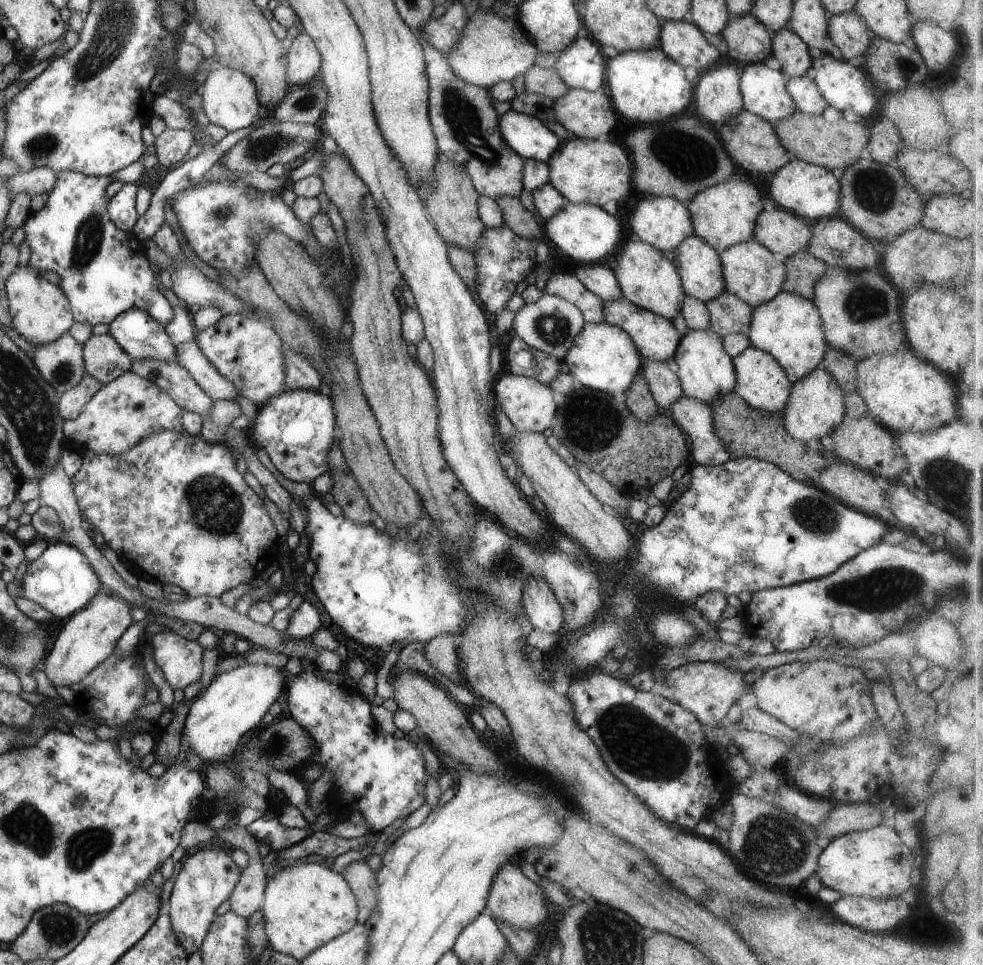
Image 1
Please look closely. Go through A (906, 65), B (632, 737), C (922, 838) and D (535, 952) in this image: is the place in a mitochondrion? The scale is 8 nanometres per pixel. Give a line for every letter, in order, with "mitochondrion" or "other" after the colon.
A: mitochondrion
B: mitochondrion
C: other
D: other

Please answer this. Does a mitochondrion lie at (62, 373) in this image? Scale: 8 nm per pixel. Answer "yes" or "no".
yes

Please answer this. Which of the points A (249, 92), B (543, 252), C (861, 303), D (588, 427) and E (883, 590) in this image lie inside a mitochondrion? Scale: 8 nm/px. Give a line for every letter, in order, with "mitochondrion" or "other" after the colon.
A: other
B: other
C: mitochondrion
D: mitochondrion
E: mitochondrion

